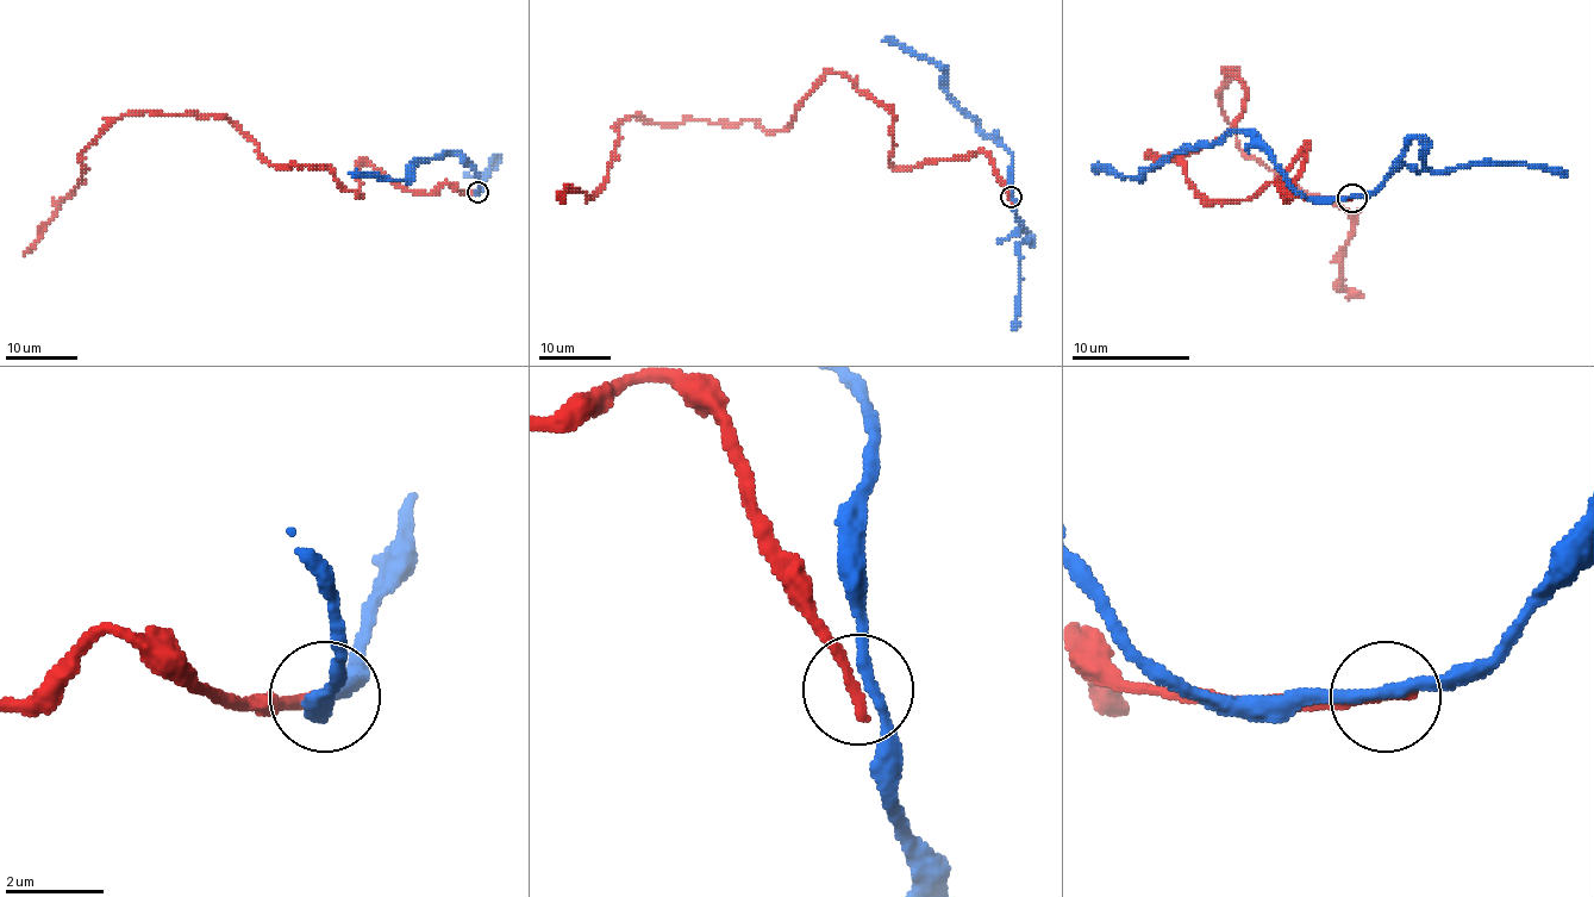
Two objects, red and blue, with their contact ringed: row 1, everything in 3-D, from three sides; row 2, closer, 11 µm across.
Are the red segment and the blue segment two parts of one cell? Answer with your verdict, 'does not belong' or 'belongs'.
does not belong

